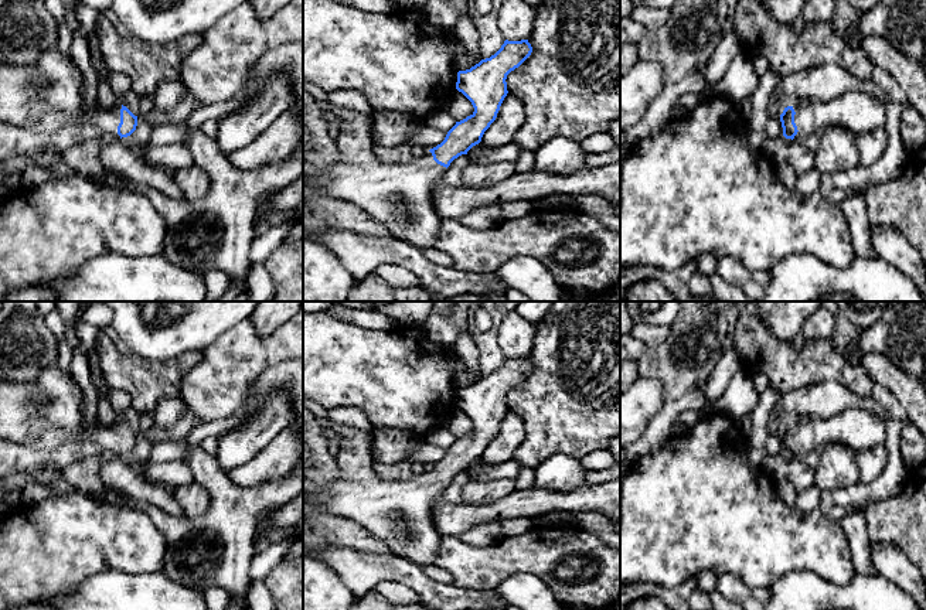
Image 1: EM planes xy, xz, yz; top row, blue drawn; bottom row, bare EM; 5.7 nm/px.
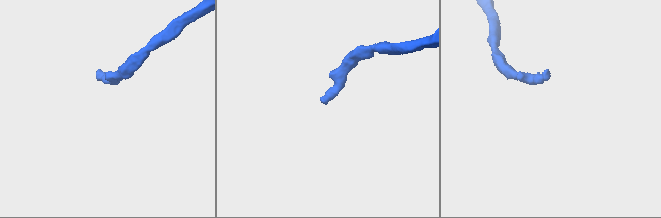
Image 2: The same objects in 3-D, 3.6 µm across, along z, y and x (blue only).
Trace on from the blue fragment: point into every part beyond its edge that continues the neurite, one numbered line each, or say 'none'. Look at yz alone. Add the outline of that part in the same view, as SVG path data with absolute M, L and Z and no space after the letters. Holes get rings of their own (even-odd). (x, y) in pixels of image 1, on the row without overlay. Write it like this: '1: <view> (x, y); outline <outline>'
1: yz (857, 428); outline M862 408L845 409L828 419L801 416L791 422L797 451L793 457L820 451L830 443L841 443L858 453L884 444L886 419Z

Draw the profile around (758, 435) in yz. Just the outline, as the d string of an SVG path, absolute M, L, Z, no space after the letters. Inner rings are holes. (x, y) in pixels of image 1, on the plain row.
M769 385L760 395L756 408L750 412L752 427L746 436L746 442L749 444L748 463L750 466L760 466L766 457L765 442L769 435L766 425L769 418L773 415L773 406L779 398L779 392Z

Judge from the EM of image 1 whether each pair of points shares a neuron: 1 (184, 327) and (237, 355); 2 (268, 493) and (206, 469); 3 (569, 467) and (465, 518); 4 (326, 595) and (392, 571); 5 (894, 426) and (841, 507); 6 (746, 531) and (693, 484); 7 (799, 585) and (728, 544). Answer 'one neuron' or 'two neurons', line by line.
1: two neurons
2: one neuron
3: two neurons
4: two neurons
5: one neuron
6: one neuron
7: two neurons

